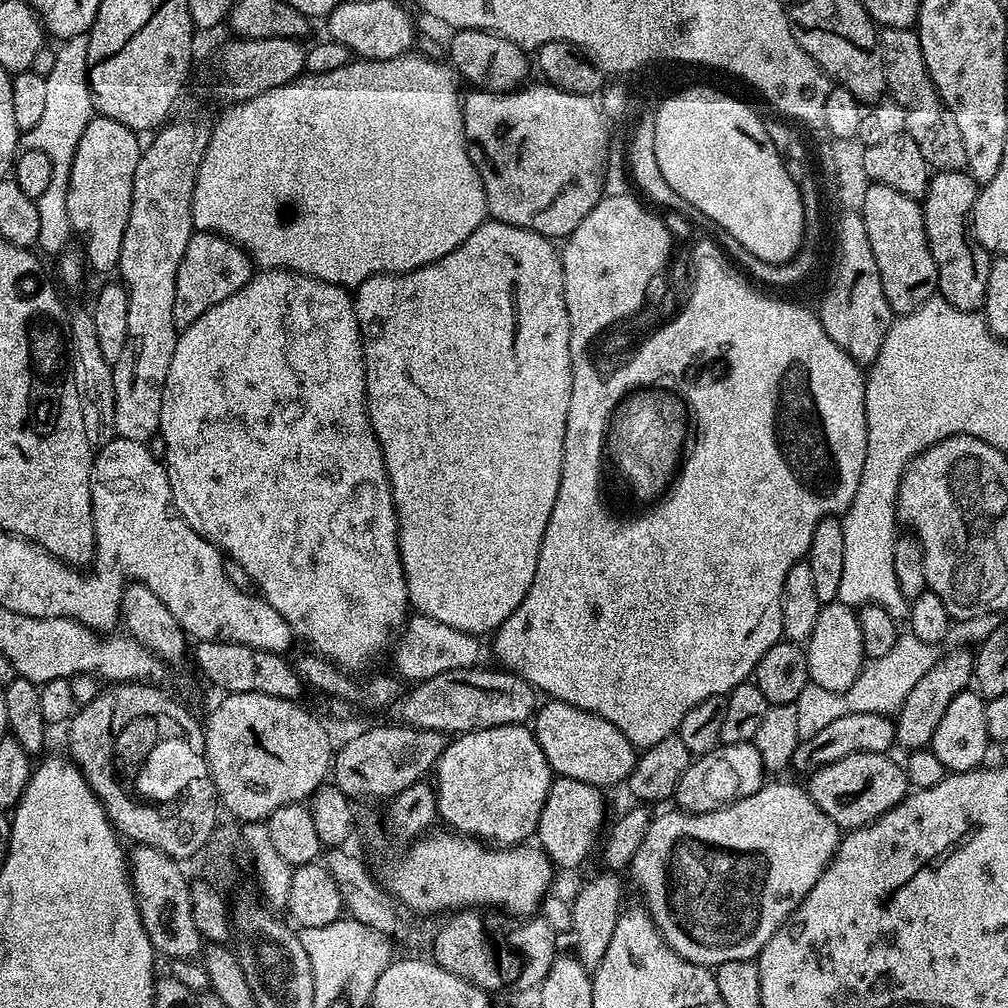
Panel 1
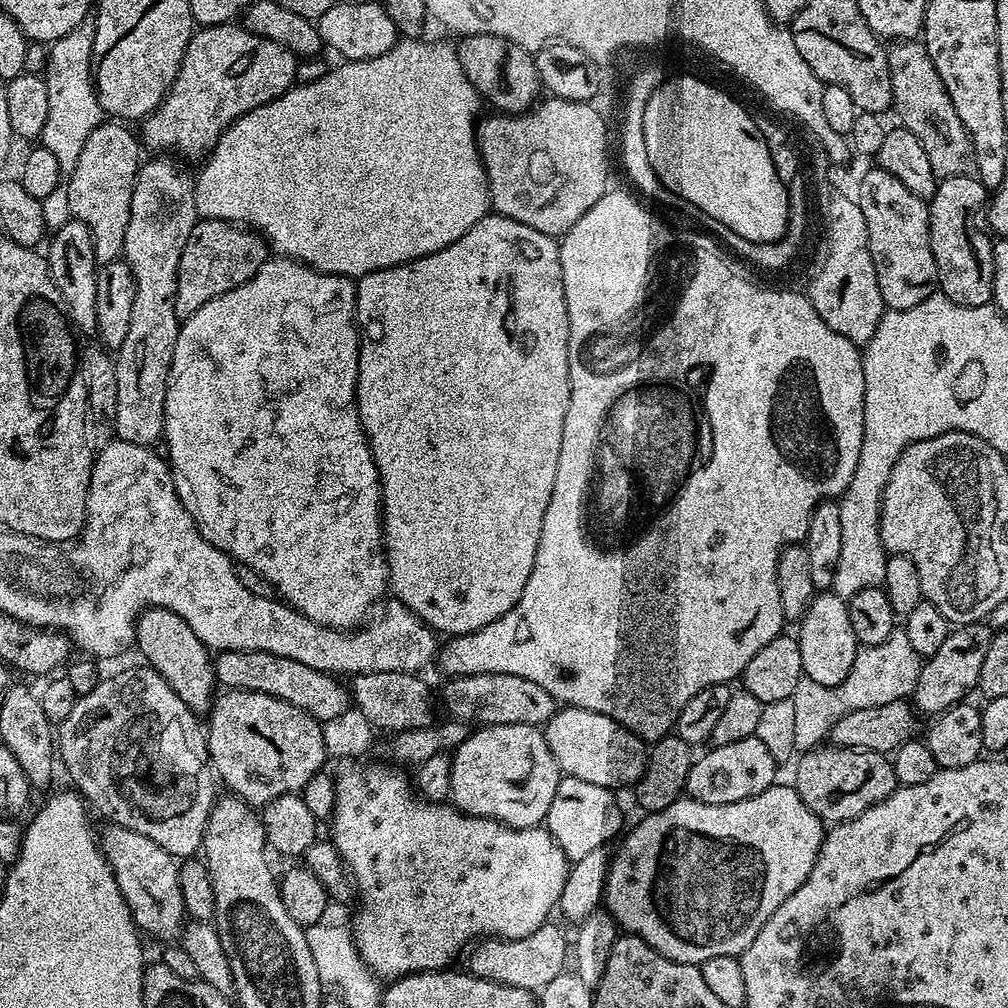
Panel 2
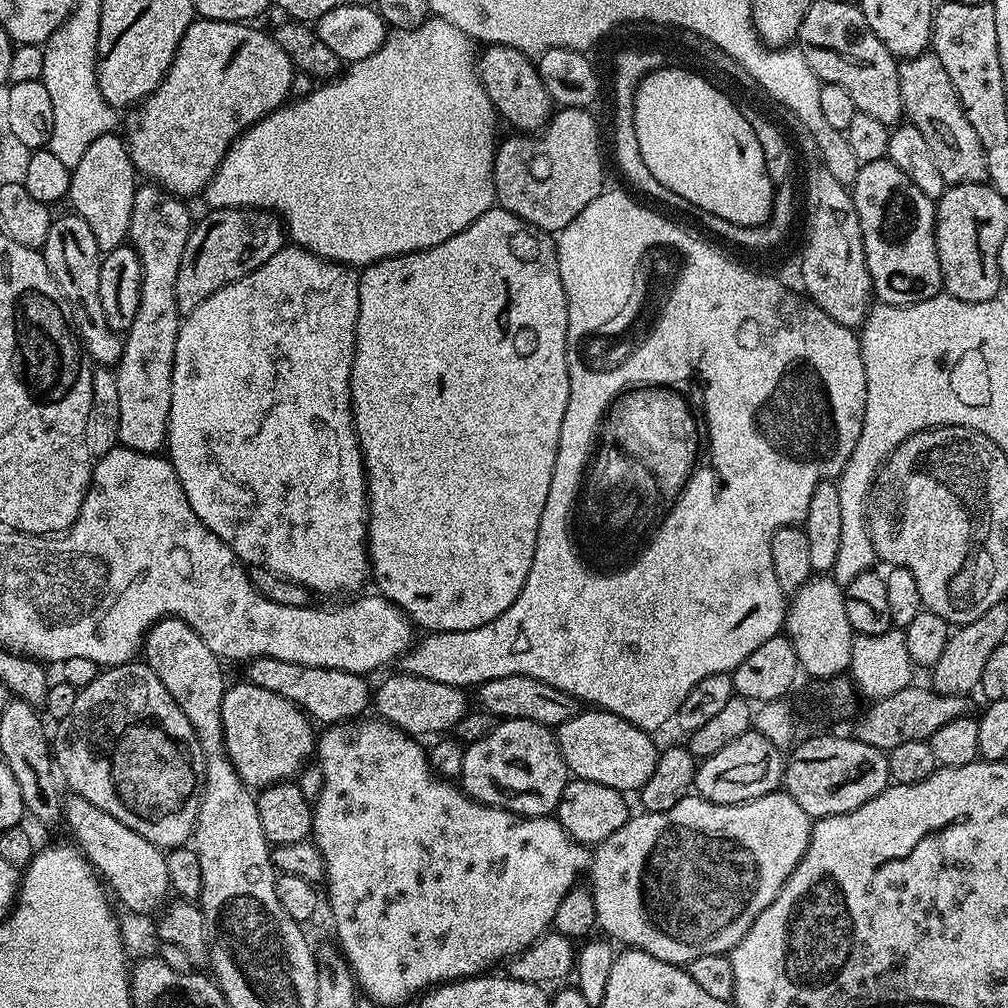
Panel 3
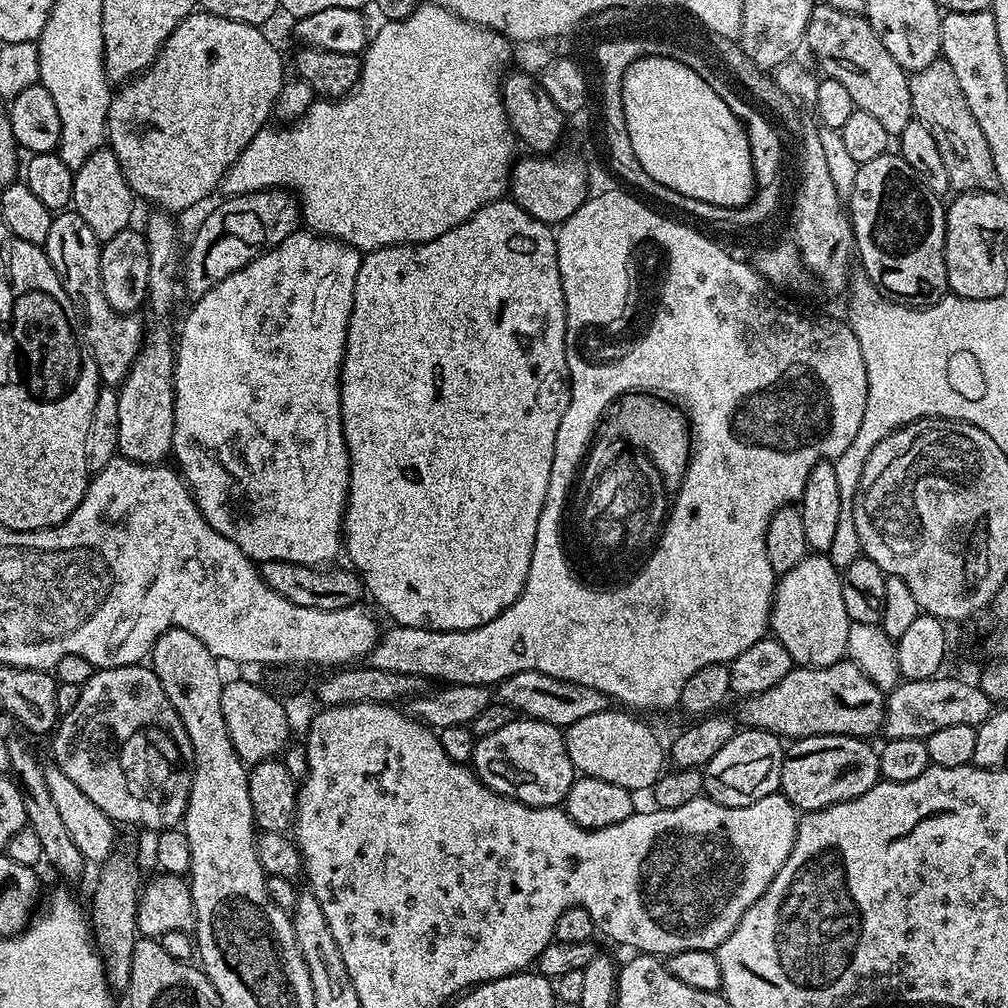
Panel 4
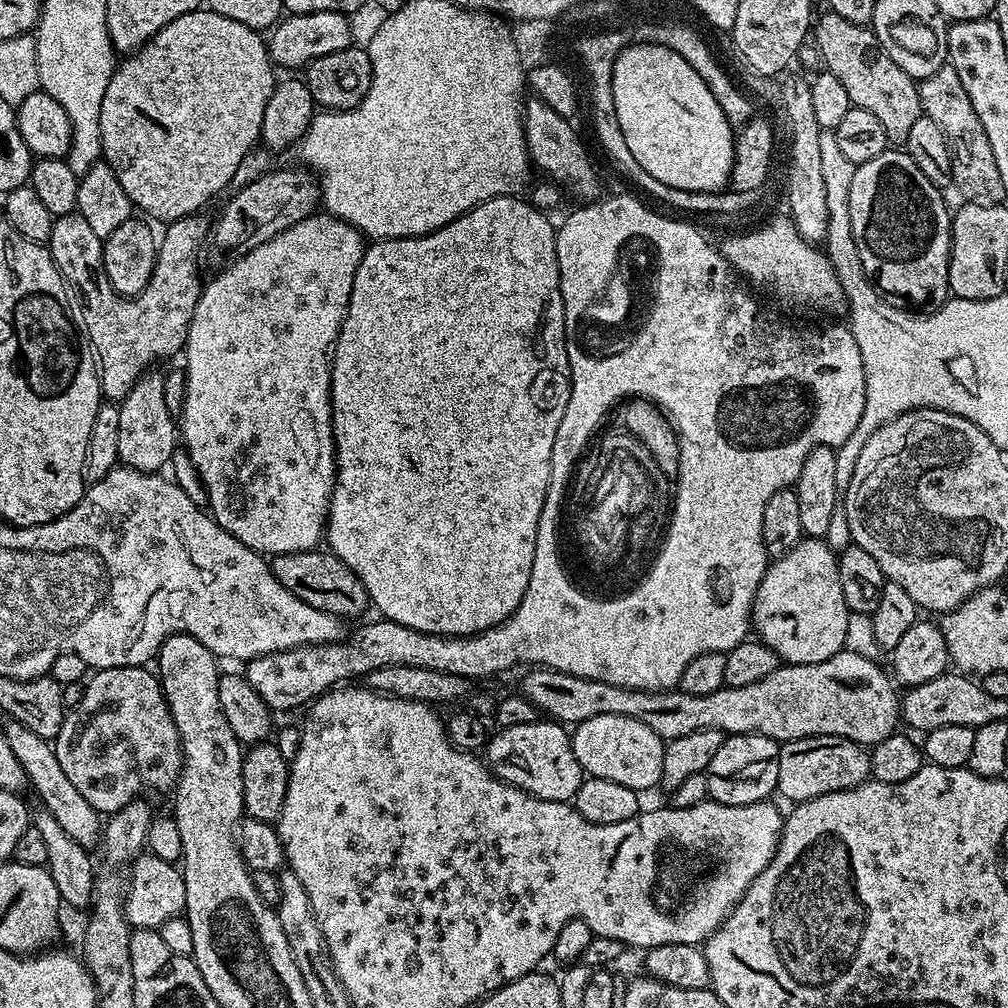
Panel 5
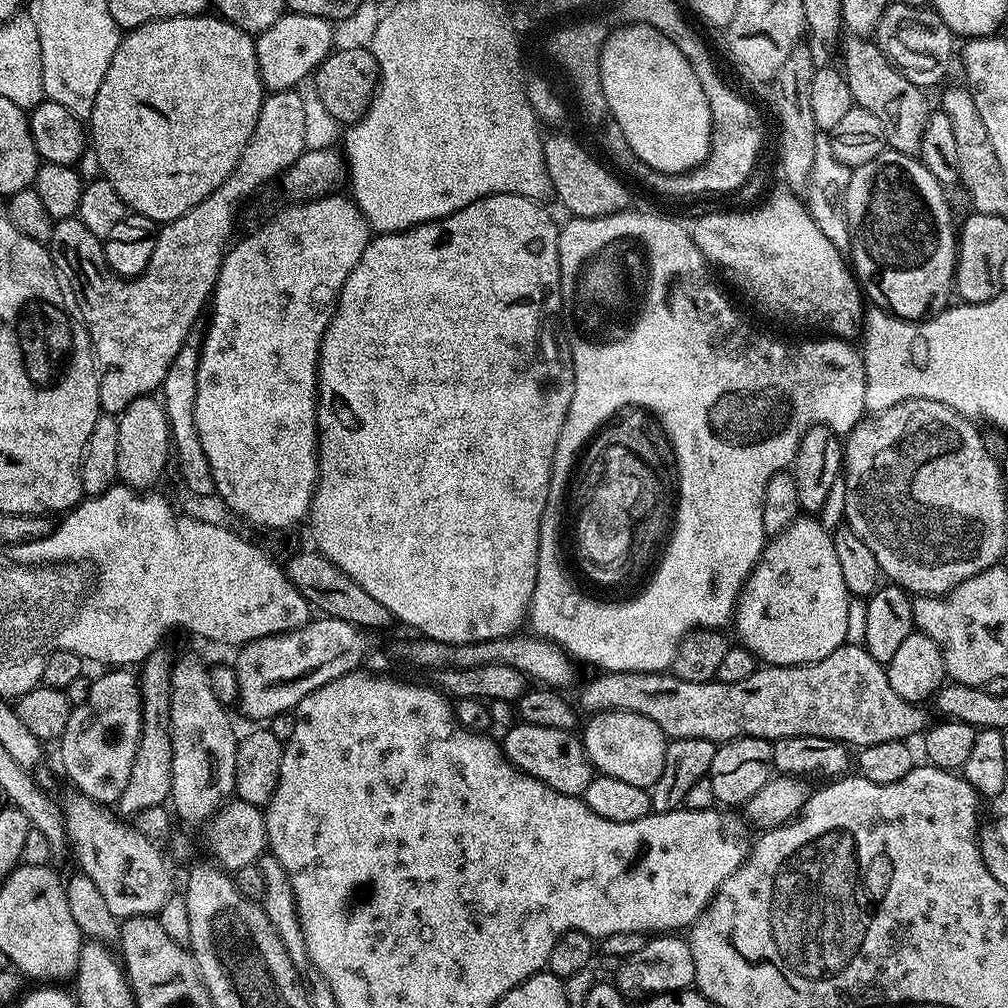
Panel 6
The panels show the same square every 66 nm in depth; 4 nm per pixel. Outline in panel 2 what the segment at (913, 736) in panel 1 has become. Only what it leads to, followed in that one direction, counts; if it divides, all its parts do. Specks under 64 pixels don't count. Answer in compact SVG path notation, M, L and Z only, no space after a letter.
M991 623L961 624L949 631L946 642L934 655L927 657L920 665L918 682L914 693L914 708L917 713L925 712L928 718L935 718L947 708L967 701L968 696L980 683L982 662L994 635Z

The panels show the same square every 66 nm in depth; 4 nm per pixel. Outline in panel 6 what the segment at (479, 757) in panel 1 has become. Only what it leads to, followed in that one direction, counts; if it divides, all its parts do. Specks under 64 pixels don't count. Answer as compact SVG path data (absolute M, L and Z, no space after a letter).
M516 722L503 736L502 756L509 764L538 782L550 786L555 792L583 797L586 786L590 786L592 781L594 769L588 755L584 753L579 735L566 730L550 730L550 726L530 726Z

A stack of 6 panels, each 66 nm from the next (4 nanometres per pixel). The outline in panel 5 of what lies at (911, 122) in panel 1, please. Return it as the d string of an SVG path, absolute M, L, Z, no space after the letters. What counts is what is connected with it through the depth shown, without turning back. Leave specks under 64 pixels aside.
M951 63L945 64L930 78L919 81L920 111L929 116L942 130L950 150L950 166L952 167L952 184L964 195L965 201L974 204L998 204L1005 199L1006 193L1002 190L1002 177L998 175L998 166L994 163L994 150L990 150L990 138L986 138L986 130L982 130L982 122L978 114L974 114L974 106L958 78L958 70L952 68Z

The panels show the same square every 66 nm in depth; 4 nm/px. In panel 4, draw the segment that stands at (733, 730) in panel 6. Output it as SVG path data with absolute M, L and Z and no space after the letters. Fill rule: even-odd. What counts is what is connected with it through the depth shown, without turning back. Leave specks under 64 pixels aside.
M845 658L839 660L837 664L831 664L825 668L805 668L803 666L793 667L790 674L786 674L786 678L782 678L782 682L778 682L778 686L770 686L770 690L766 690L757 696L750 696L739 701L740 716L738 720L741 725L750 728L763 728L765 732L774 732L781 738L799 738L801 736L859 736L861 738L872 738L875 732L879 733L884 726L884 702L885 693L877 686L873 680L859 668L858 665L852 663L851 660ZM519 672L510 678L501 680L498 685L499 703L508 704L521 717L530 720L541 720L553 724L555 728L566 730L574 722L582 718L590 718L590 714L609 711L610 701L598 690L590 686L578 686L574 682L566 682L558 678L550 678L550 674L541 672Z

